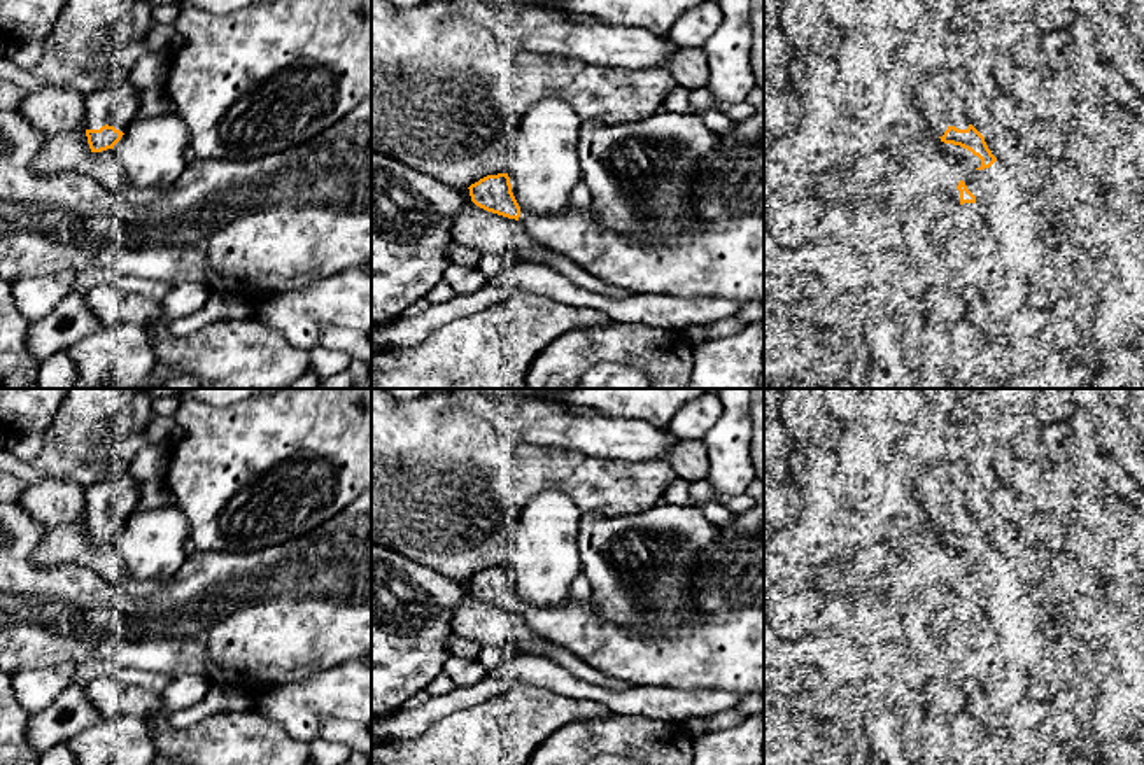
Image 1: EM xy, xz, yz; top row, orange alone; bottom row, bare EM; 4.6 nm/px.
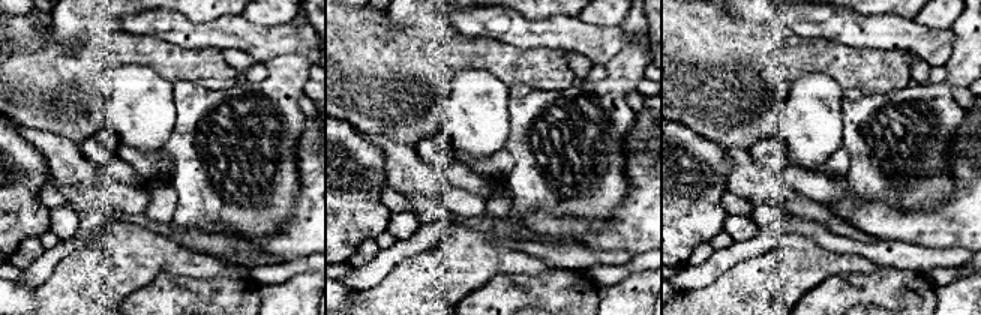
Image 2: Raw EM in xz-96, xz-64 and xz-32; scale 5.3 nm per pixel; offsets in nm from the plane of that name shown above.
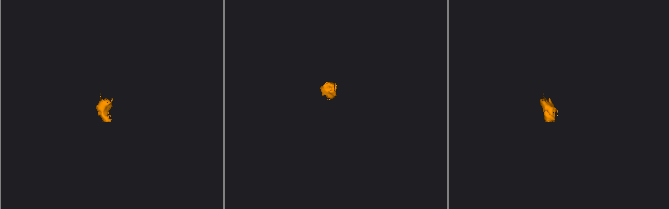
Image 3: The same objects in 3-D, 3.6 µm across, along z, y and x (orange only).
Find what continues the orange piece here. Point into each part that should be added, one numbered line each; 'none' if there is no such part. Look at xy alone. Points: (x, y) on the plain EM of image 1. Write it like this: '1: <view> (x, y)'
1: xy (116, 496)

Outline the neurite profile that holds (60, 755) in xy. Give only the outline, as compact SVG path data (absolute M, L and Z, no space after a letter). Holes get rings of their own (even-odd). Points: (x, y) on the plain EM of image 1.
M67 740L56 744L40 756L39 765L79 765Z

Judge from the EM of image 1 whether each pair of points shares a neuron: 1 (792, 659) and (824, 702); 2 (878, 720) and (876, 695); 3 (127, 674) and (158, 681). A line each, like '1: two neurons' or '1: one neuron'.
1: two neurons
2: two neurons
3: one neuron

